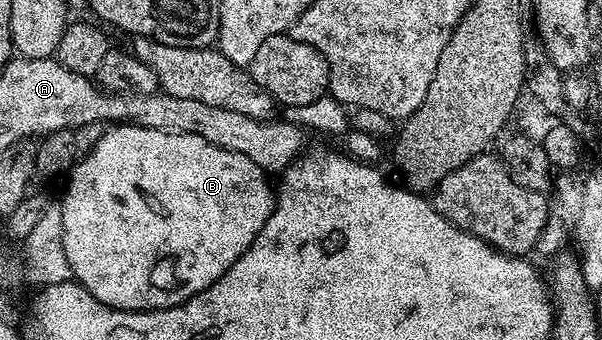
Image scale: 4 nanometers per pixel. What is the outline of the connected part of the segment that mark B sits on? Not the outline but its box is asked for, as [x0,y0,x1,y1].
[59,125,275,311]

